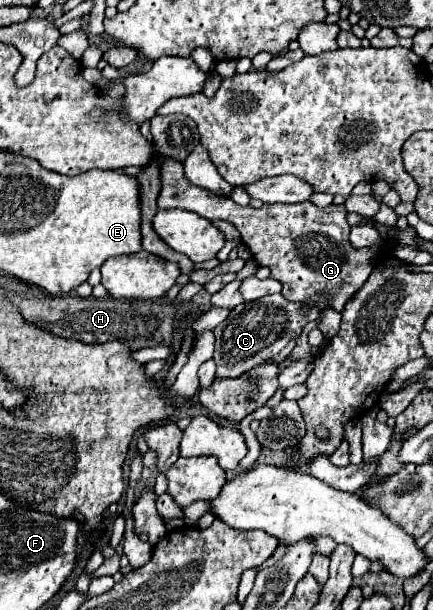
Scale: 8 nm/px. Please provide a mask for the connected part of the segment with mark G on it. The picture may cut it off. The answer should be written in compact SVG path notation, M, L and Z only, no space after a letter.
M165 159L161 165L161 193L157 205L159 209L187 209L209 221L223 219L233 223L255 261L269 267L271 277L283 283L281 293L289 301L305 301L317 291L327 291L333 297L331 307L341 313L345 303L363 287L377 261L371 249L351 249L347 209L343 205L319 209L307 201L303 205L263 205L259 209L249 205L241 207L225 195L215 195L213 191L193 185L185 177L183 165L175 159Z

